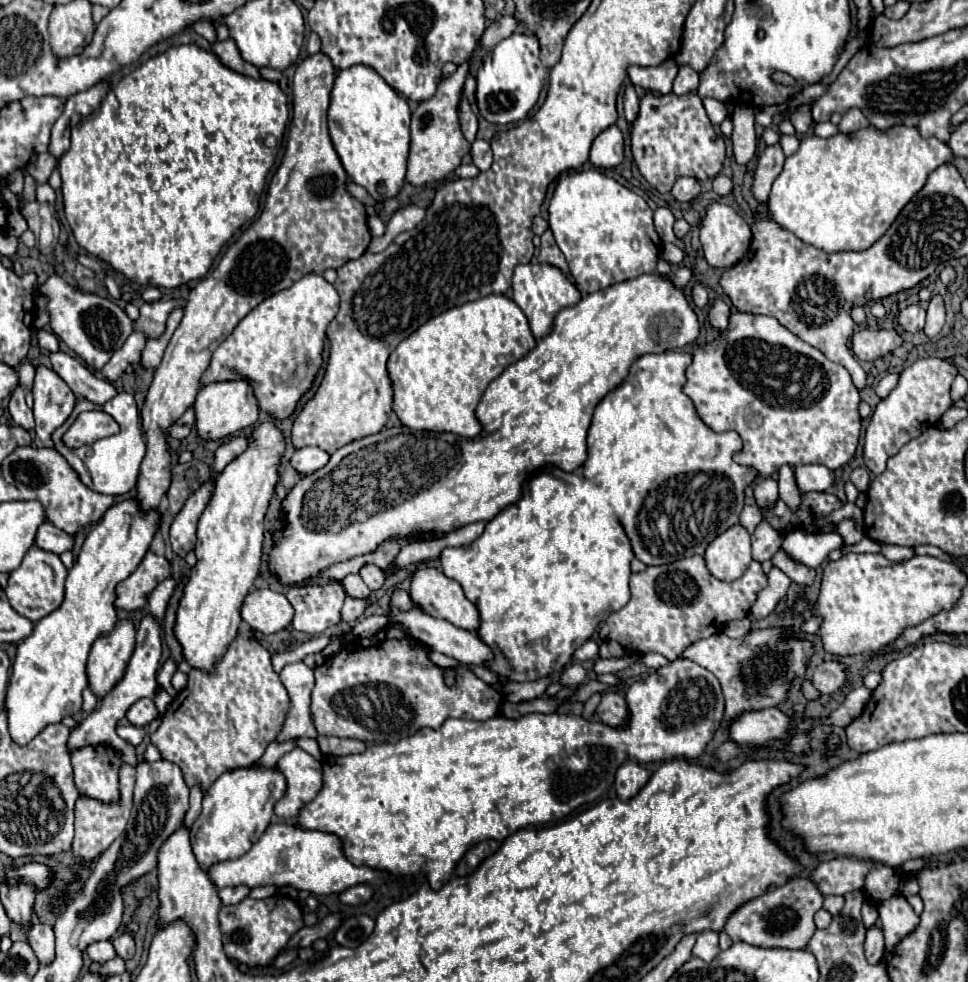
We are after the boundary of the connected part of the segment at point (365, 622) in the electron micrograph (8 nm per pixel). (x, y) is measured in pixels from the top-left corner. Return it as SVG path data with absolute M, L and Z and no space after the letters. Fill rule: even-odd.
M373 615L359 621L352 629L355 639L362 639L373 636L375 633L389 625L388 615Z

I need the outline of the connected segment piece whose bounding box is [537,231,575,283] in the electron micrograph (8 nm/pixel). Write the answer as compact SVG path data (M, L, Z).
M545 231L545 233L541 235L541 249L539 249L539 257L537 257L537 259L539 259L541 263L549 263L549 265L561 269L561 271L567 275L567 279L569 279L571 283L575 283L573 277L571 277L571 271L569 271L569 267L567 267L567 261L565 261L565 257L563 257L563 253L559 251L559 247L557 247L551 231Z

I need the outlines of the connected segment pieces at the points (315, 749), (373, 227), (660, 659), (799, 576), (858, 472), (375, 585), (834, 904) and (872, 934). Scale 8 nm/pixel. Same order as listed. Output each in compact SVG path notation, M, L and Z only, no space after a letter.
M299 738L296 741L296 745L297 747L304 749L304 751L307 751L307 753L315 757L317 760L322 759L322 754L315 739Z
M379 215L367 217L367 227L369 227L369 231L371 231L373 237L383 237L385 235L385 229L387 229L387 225L383 223L383 219Z
M647 653L647 655L641 655L641 659L639 659L643 665L647 665L647 667L651 667L651 669L659 669L659 667L663 667L663 665L667 665L669 661L663 657L663 655L657 655L657 653Z
M783 547L773 555L773 565L779 567L785 575L791 577L791 581L799 583L799 585L811 585L815 579L815 571L799 561L795 561Z
M857 467L857 469L853 469L853 473L851 473L851 477L849 477L853 483L855 483L855 487L859 489L859 491L867 491L867 487L869 487L869 479L871 479L871 475L869 475L869 471L865 469L865 467Z
M365 565L365 567L359 571L359 575L361 575L361 579L367 583L369 589L379 589L379 587L383 585L383 581L385 581L383 571L381 571L379 567L375 567L375 565Z
M827 895L827 897L825 897L825 903L823 903L823 909L827 909L831 915L837 915L843 905L845 905L845 899L843 899L843 897Z
M873 927L867 931L865 941L865 957L871 965L877 965L885 957L885 943L883 943L883 931L879 927Z

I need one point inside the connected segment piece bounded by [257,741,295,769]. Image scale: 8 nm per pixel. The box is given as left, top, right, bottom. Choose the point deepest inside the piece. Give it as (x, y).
(275, 750)

